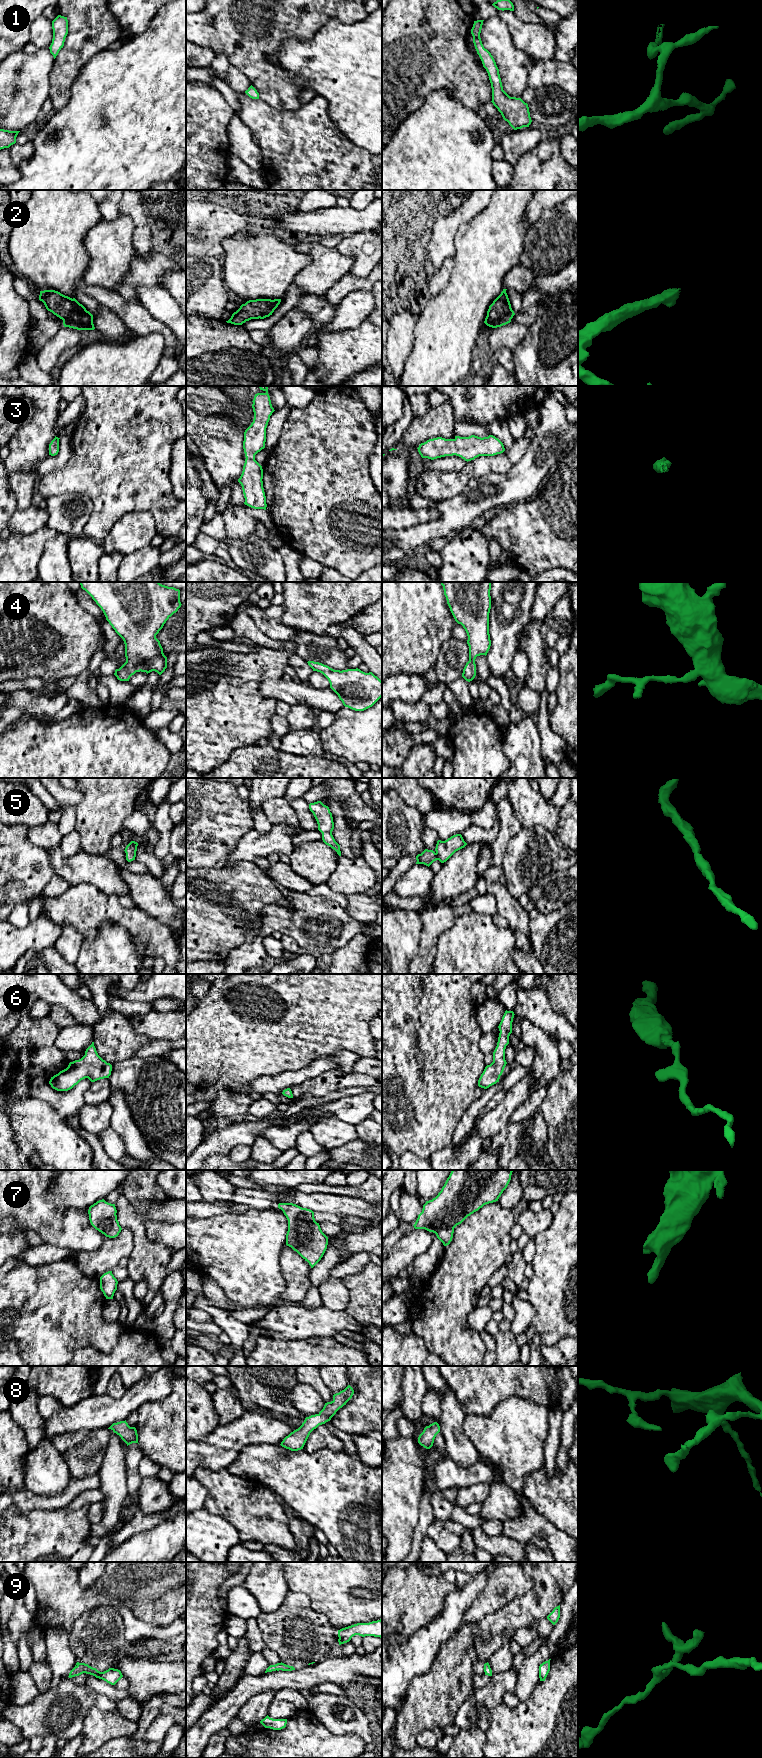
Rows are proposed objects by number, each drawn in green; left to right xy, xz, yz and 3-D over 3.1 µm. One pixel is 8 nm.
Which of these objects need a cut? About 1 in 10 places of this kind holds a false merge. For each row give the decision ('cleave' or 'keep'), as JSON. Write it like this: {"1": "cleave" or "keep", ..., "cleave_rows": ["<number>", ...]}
{"1": "keep", "2": "keep", "3": "keep", "4": "keep", "5": "keep", "6": "keep", "7": "keep", "8": "keep", "9": "keep", "cleave_rows": []}

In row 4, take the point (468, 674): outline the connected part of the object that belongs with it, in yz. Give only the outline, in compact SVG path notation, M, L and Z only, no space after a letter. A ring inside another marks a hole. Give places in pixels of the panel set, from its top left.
M491 582L440 583L455 621L463 626L468 636L469 661L463 669L462 677L470 682L476 676L476 657L486 656L491 646Z

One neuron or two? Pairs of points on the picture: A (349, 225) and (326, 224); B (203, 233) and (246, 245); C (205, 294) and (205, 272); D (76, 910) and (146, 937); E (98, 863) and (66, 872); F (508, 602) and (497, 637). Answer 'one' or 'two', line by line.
A: one
B: two
C: one
D: one
E: one
F: one

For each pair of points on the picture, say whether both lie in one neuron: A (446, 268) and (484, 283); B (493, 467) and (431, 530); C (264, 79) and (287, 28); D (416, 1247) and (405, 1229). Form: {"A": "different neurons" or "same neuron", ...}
{"A": "different neurons", "B": "different neurons", "C": "same neuron", "D": "different neurons"}

